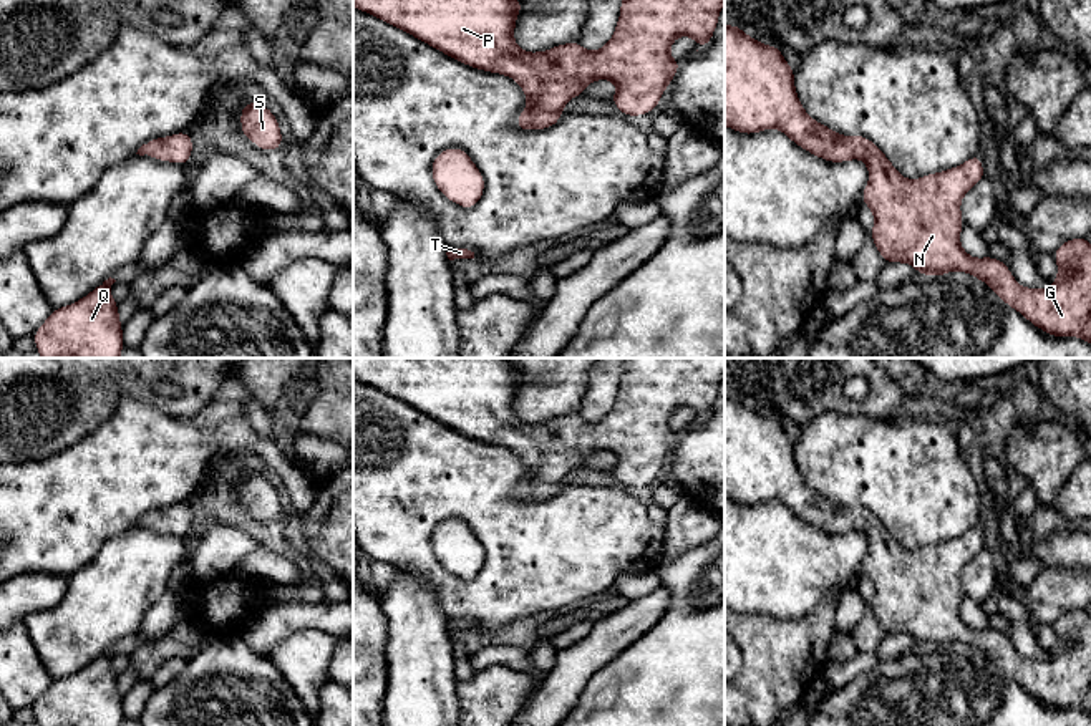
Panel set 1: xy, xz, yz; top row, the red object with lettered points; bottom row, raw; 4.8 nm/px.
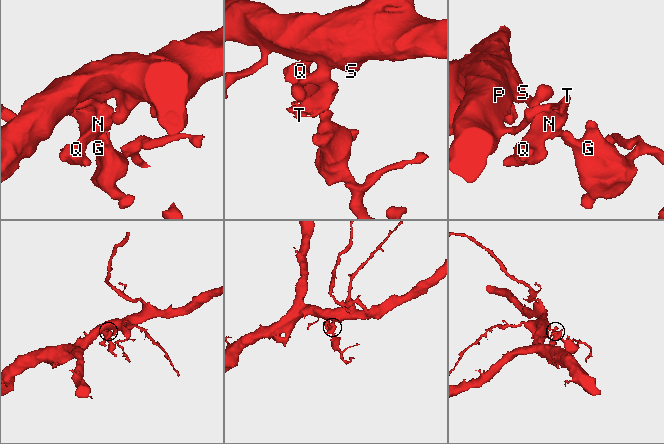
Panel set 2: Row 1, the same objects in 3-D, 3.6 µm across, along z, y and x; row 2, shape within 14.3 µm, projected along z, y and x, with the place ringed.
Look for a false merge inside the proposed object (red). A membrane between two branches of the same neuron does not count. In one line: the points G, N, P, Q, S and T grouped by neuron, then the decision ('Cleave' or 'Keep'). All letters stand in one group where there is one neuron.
Groups: G N P Q S T. Keep

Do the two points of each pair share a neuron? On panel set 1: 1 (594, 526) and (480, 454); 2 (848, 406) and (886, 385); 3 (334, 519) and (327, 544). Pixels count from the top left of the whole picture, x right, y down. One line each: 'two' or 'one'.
1: one
2: one
3: one

